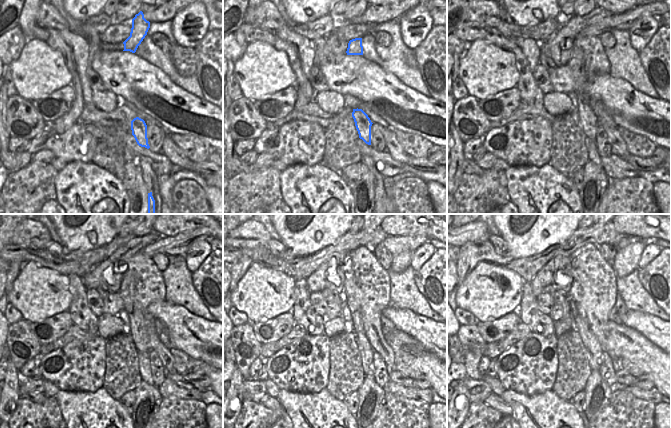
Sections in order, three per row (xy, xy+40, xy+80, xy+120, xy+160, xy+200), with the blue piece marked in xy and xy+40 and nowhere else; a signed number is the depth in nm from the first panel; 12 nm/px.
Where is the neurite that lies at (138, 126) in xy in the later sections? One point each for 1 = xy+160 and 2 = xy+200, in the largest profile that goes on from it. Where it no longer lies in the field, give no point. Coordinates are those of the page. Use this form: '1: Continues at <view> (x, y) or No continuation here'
1: Continues at xy+160 (352, 297)
2: Continues at xy+200 (582, 309)

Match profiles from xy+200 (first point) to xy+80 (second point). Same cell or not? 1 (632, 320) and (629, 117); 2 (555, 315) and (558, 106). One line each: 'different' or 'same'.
1: same
2: different

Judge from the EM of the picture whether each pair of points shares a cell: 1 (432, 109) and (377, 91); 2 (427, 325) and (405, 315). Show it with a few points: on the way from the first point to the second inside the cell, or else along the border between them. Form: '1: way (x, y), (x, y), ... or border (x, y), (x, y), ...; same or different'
1: way (418, 109), (406, 108), (391, 100); same
2: way (422, 325), (415, 325), (410, 320); same

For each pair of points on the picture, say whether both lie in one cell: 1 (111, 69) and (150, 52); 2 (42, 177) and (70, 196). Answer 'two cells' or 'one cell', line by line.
1: two cells
2: two cells

